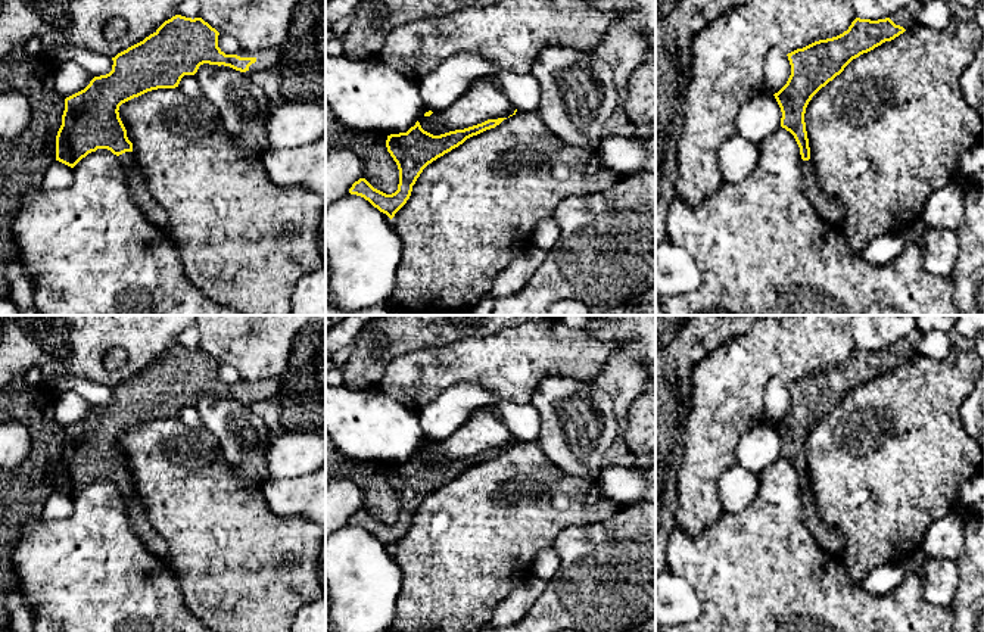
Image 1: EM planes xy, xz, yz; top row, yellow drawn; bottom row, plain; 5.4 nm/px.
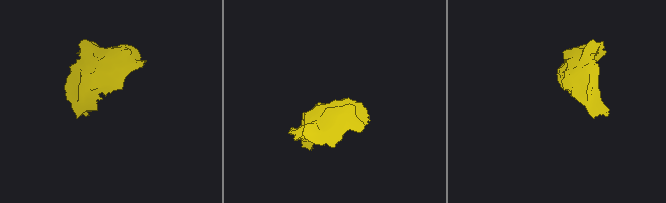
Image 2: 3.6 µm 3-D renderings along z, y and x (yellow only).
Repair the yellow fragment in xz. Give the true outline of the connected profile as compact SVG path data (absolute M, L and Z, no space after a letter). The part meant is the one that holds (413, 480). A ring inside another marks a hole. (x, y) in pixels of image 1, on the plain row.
M507 448L488 449L482 454L440 466L424 461L417 451L407 463L390 464L386 470L387 482L399 499L398 520L386 524L374 519L365 508L359 508L352 514L349 523L364 527L392 550L410 529L412 516L429 494L458 477L467 468L495 458L504 449Z

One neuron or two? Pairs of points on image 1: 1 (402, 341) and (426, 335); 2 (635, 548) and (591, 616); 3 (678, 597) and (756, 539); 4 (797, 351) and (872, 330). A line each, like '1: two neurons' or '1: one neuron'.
1: one neuron
2: one neuron
3: two neurons
4: two neurons

